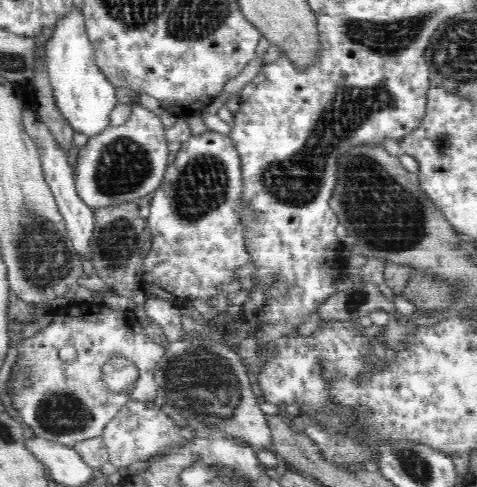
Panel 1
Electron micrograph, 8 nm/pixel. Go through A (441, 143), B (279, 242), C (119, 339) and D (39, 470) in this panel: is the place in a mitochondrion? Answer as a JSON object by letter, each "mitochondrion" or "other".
{"A":"mitochondrion","B":"other","C":"other","D":"other"}

